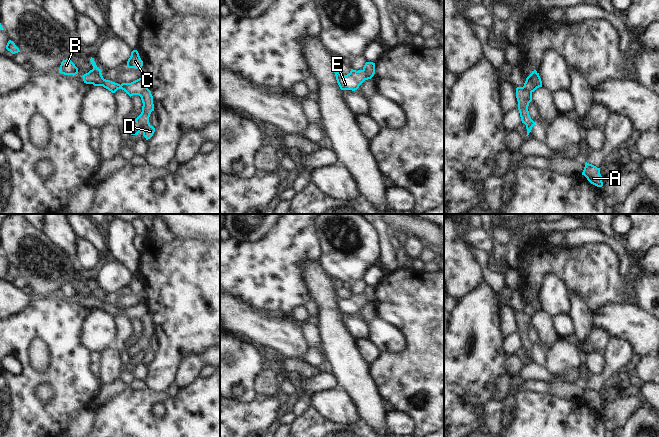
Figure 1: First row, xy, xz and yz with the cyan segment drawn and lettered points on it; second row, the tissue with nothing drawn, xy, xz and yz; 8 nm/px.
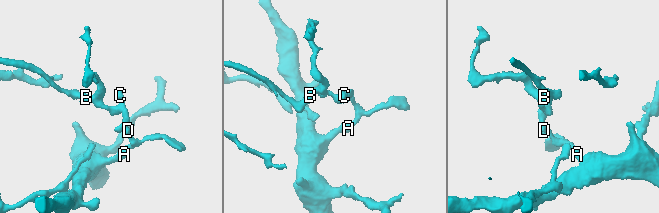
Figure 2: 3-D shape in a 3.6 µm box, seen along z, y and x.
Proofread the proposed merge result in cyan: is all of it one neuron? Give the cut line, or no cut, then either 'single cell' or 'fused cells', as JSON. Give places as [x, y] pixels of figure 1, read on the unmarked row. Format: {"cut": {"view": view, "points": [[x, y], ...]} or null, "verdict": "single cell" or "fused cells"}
{"cut": {"view": "yz", "points": [[523, 310], [531, 317]]}, "verdict": "fused cells"}

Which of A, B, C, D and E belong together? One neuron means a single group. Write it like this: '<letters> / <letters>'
A D / B C E

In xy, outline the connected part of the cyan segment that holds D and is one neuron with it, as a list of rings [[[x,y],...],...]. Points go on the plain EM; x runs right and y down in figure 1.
[[[148,312],[141,316],[139,320],[143,327],[142,336],[133,346],[126,348],[125,357],[138,359],[142,355],[143,360],[148,364],[155,356],[155,352],[149,347],[150,338],[154,335],[153,320]]]

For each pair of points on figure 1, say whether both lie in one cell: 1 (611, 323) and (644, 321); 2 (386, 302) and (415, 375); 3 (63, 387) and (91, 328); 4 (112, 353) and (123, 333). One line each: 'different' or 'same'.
1: same
2: same
3: different
4: different

